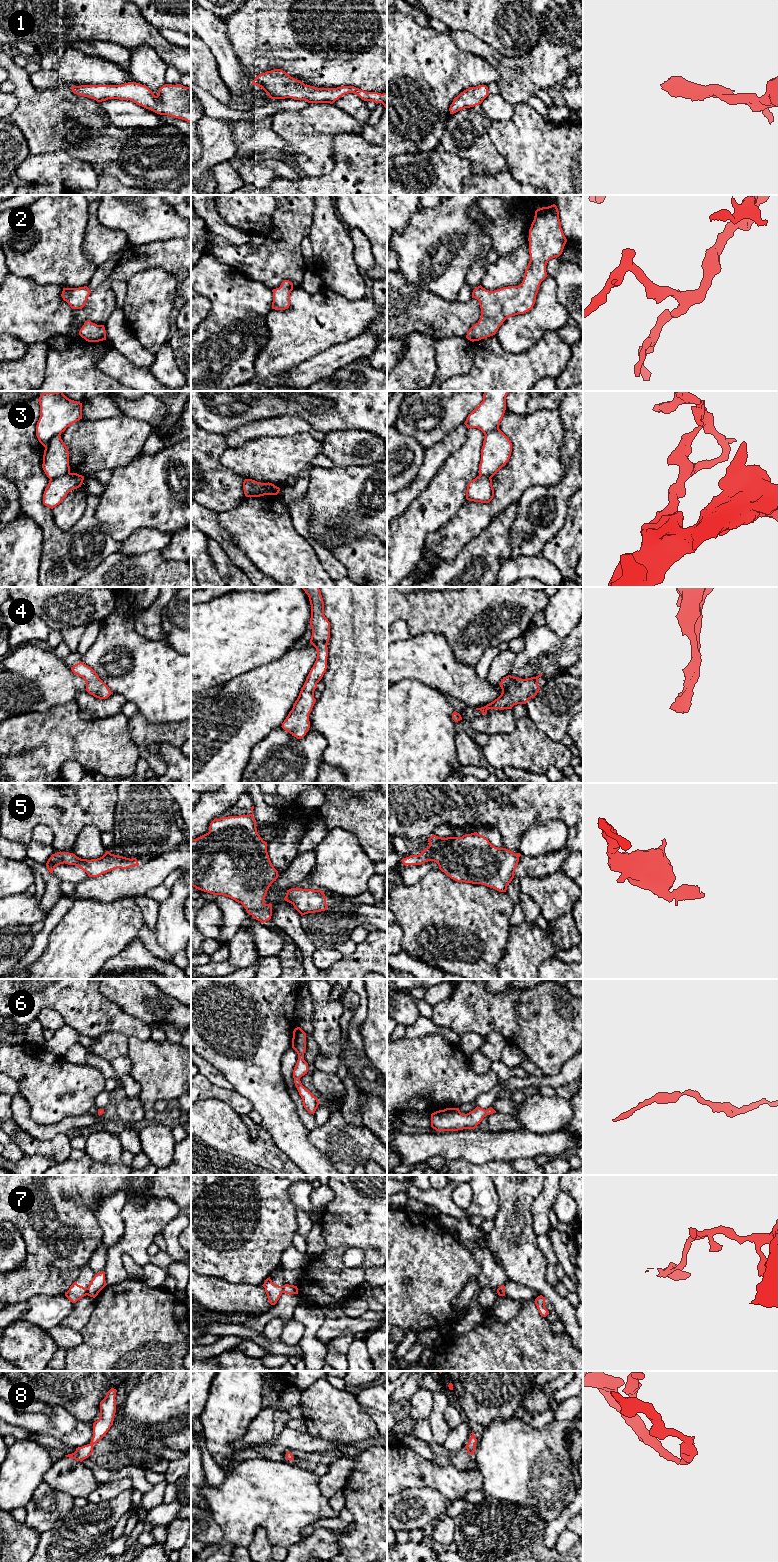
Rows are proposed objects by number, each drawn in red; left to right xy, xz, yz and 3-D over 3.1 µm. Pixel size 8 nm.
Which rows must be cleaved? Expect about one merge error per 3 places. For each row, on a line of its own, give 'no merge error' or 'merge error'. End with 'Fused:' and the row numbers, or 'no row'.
1: no merge error
2: no merge error
3: merge error
4: no merge error
5: no merge error
6: no merge error
7: merge error
8: no merge error
Fused: 3, 7

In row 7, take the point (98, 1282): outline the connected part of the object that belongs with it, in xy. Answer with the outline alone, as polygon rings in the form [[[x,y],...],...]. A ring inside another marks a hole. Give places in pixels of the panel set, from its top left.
[[[102,1271],[95,1274],[93,1279],[91,1280],[87,1288],[87,1295],[95,1298],[105,1286],[106,1286],[105,1272]]]

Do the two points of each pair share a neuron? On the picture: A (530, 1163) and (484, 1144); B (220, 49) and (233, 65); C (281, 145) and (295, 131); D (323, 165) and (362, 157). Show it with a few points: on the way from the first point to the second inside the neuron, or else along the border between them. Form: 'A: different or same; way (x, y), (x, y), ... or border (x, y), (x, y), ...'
A: different; border (533, 1157), (517, 1158), (510, 1162)
B: same; way (223, 53), (229, 61)
C: different; border (270, 129), (292, 148), (293, 155), (291, 157)
D: different; border (332, 140), (334, 167), (327, 173), (314, 176)

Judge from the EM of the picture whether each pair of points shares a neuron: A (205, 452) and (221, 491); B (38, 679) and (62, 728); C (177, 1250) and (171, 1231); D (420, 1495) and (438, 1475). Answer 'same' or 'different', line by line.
A: same
B: different
C: same
D: different

